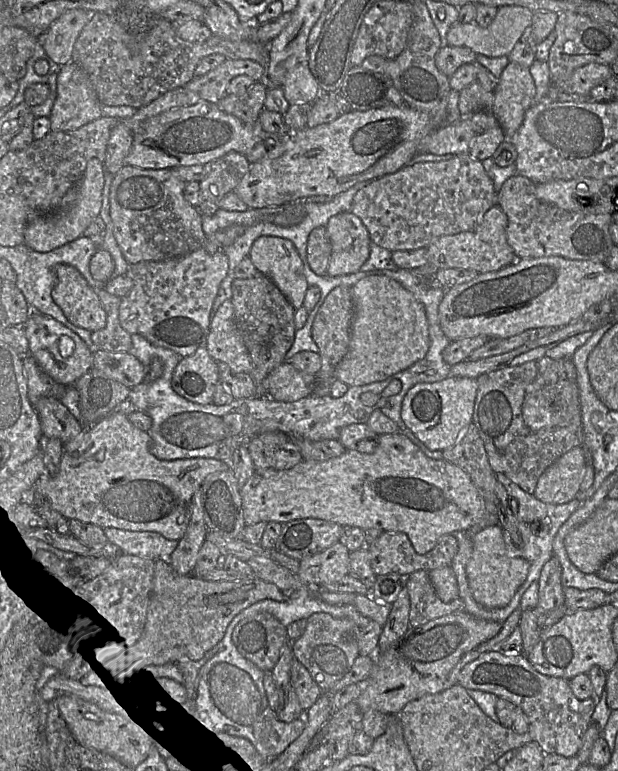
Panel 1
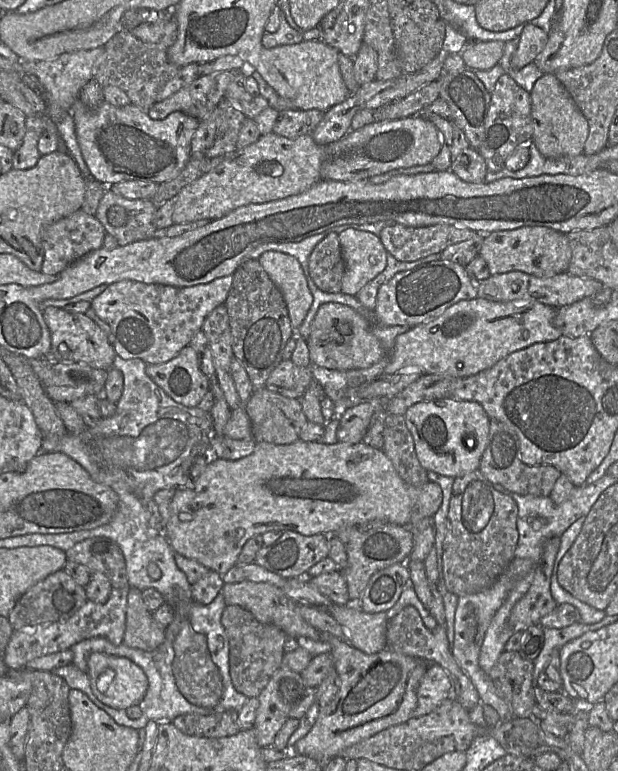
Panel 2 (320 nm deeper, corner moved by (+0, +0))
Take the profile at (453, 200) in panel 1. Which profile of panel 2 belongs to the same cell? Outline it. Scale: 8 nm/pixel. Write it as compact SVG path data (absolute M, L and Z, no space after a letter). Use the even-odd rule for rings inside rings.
M399 223L384 227L379 238L386 251L402 262L412 262L468 240L477 232L450 224L411 227Z

